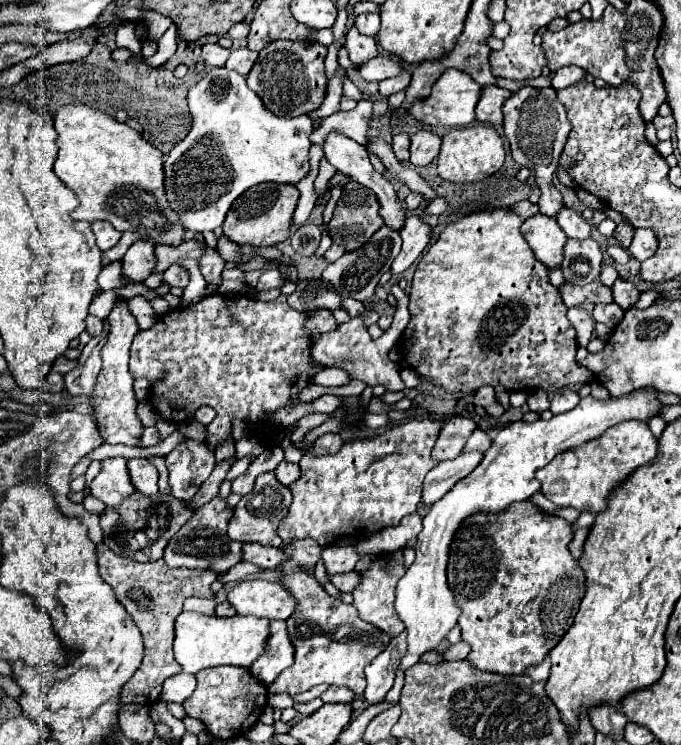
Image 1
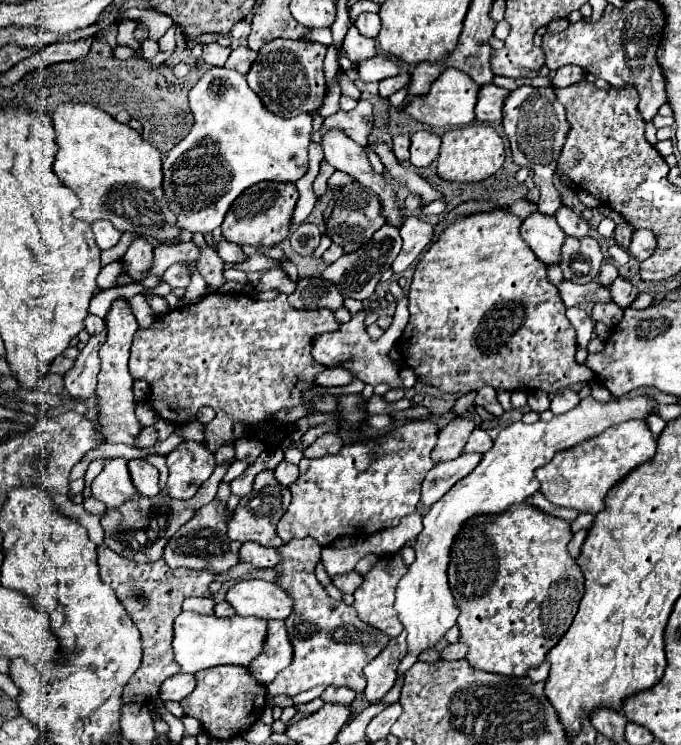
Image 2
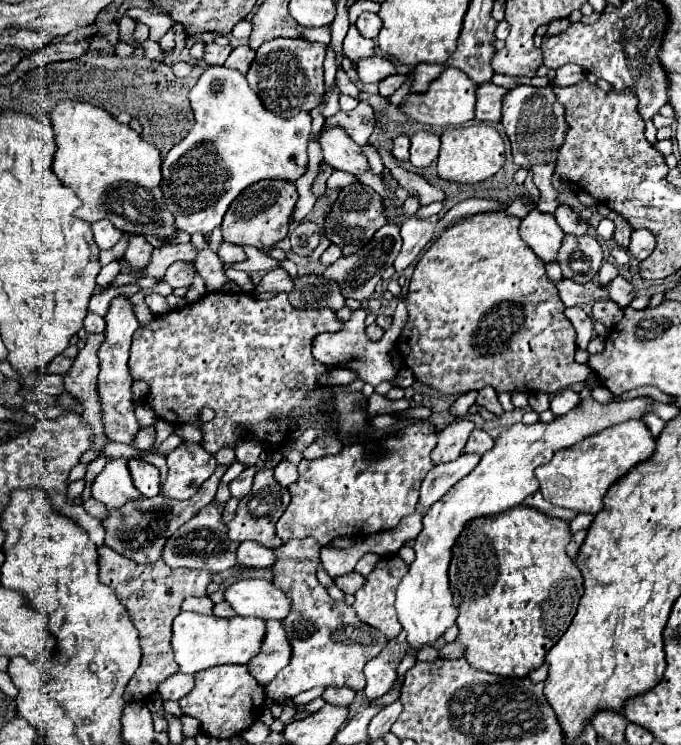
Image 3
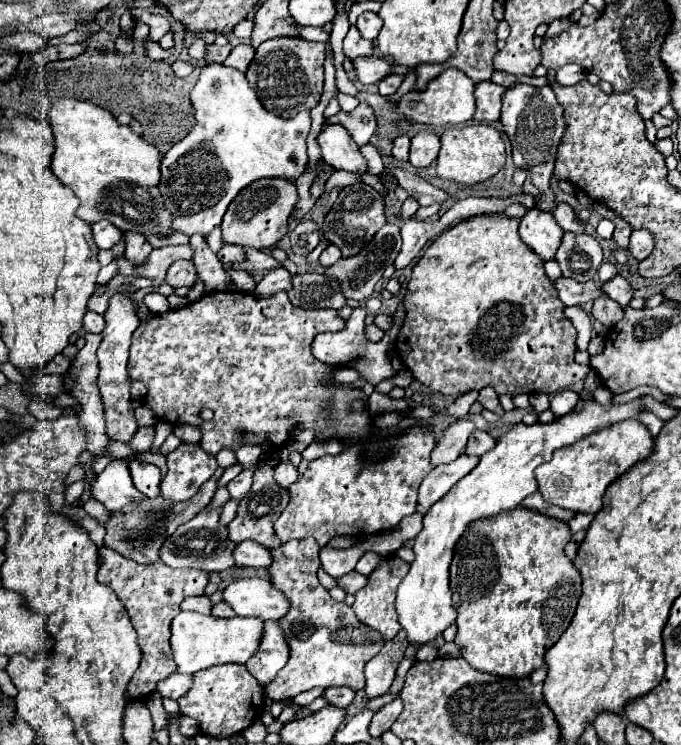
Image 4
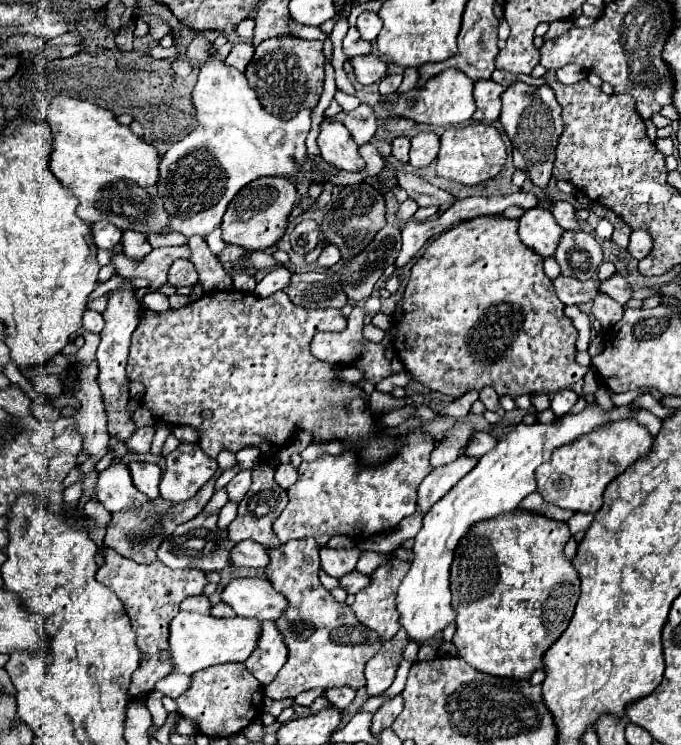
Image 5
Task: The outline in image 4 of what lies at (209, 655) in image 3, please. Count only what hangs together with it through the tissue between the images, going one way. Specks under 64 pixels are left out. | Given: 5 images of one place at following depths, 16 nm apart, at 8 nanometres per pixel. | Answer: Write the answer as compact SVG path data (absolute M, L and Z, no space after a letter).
M180 612L172 622L170 644L178 672L194 674L216 664L246 664L246 660L256 654L256 648L260 648L262 634L264 622L258 618L216 618L196 612Z

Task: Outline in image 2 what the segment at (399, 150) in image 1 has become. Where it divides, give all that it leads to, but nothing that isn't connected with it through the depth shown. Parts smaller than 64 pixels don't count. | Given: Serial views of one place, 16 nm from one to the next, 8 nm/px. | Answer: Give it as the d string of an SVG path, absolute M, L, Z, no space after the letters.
M398 134L394 136L394 154L400 162L408 160L408 148L410 148L410 136L408 134Z

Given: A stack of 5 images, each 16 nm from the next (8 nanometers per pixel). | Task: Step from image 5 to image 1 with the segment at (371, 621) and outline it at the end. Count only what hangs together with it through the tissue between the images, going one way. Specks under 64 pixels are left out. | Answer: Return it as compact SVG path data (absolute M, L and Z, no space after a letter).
M402 550L378 554L376 560L370 564L370 568L360 574L360 584L352 592L354 606L358 608L360 618L370 622L370 624L376 624L380 630L388 632L390 636L398 636L404 630L404 622L398 618L398 614L394 610L394 588L396 588L396 582L406 572L404 562L402 562L402 554L404 554Z

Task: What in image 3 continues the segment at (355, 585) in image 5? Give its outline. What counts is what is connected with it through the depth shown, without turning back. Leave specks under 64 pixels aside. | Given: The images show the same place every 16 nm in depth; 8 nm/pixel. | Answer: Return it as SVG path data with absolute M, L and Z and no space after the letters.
M348 572L344 576L336 576L334 584L346 594L354 594L364 584L364 576L360 576L358 572Z

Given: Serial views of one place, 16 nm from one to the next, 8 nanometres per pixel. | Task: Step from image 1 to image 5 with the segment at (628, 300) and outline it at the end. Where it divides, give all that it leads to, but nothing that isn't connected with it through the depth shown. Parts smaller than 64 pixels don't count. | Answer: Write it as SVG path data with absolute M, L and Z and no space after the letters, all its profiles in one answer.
M616 274L616 276L612 276L612 278L608 278L608 280L604 280L604 282L600 282L600 290L604 292L604 294L608 294L610 298L614 298L618 304L626 304L628 300L630 300L630 296L632 296L632 288L630 288L630 284L626 282L626 278L624 276L620 276L620 274Z

